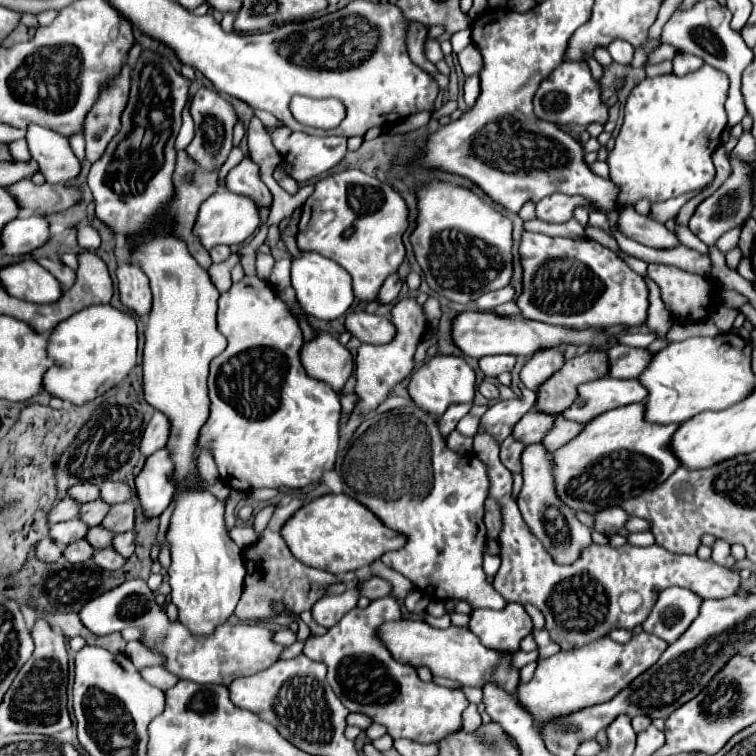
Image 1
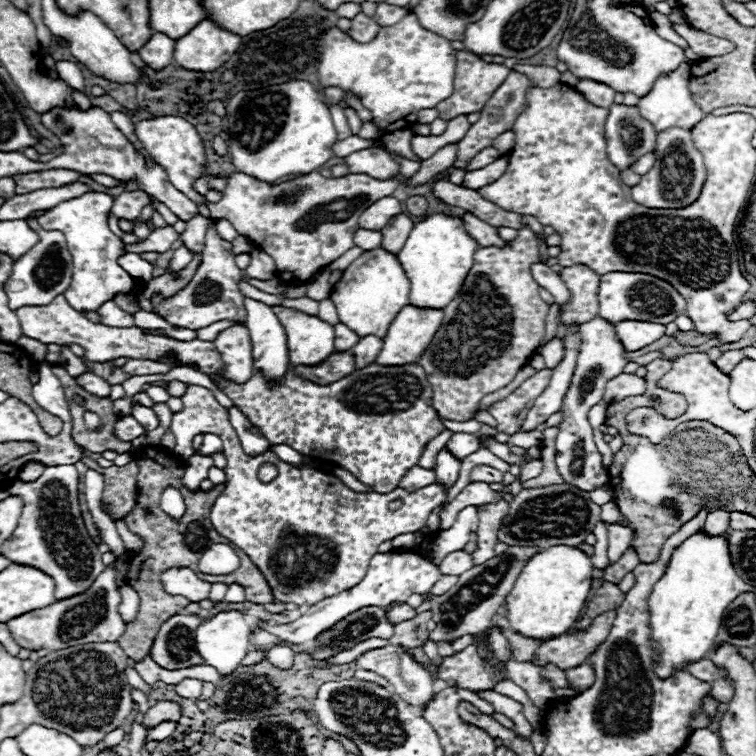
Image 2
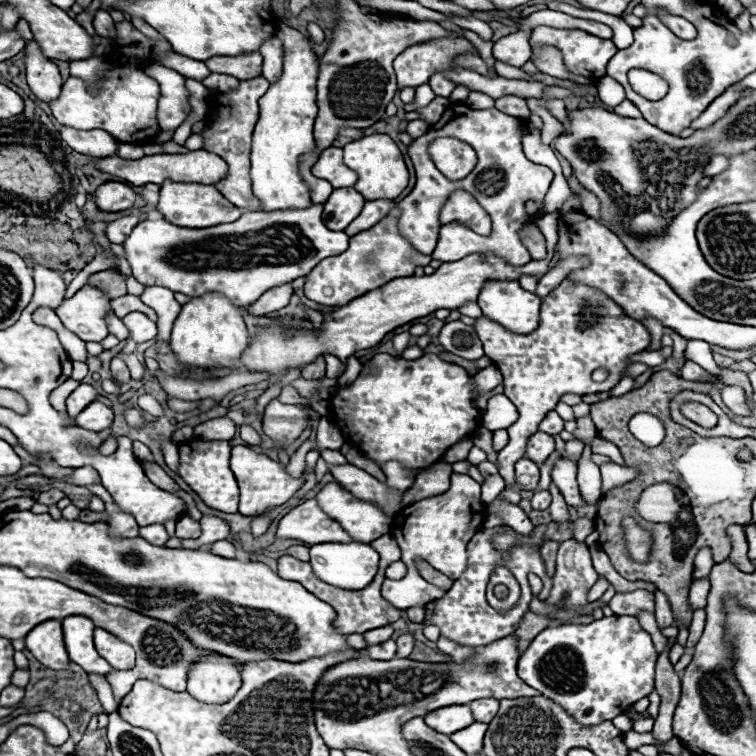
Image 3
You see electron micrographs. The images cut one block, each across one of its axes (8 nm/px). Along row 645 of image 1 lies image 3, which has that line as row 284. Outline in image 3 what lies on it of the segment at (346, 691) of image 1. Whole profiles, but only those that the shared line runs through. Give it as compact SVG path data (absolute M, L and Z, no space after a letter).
M392 208L392 212L384 220L380 220L376 226L354 234L350 238L346 252L324 258L308 274L308 280L304 284L304 294L318 304L342 306L374 288L384 286L386 282L394 278L412 276L416 266L428 266L432 258L416 252L408 242L404 242L404 238L398 234L396 218L398 218L398 208Z

